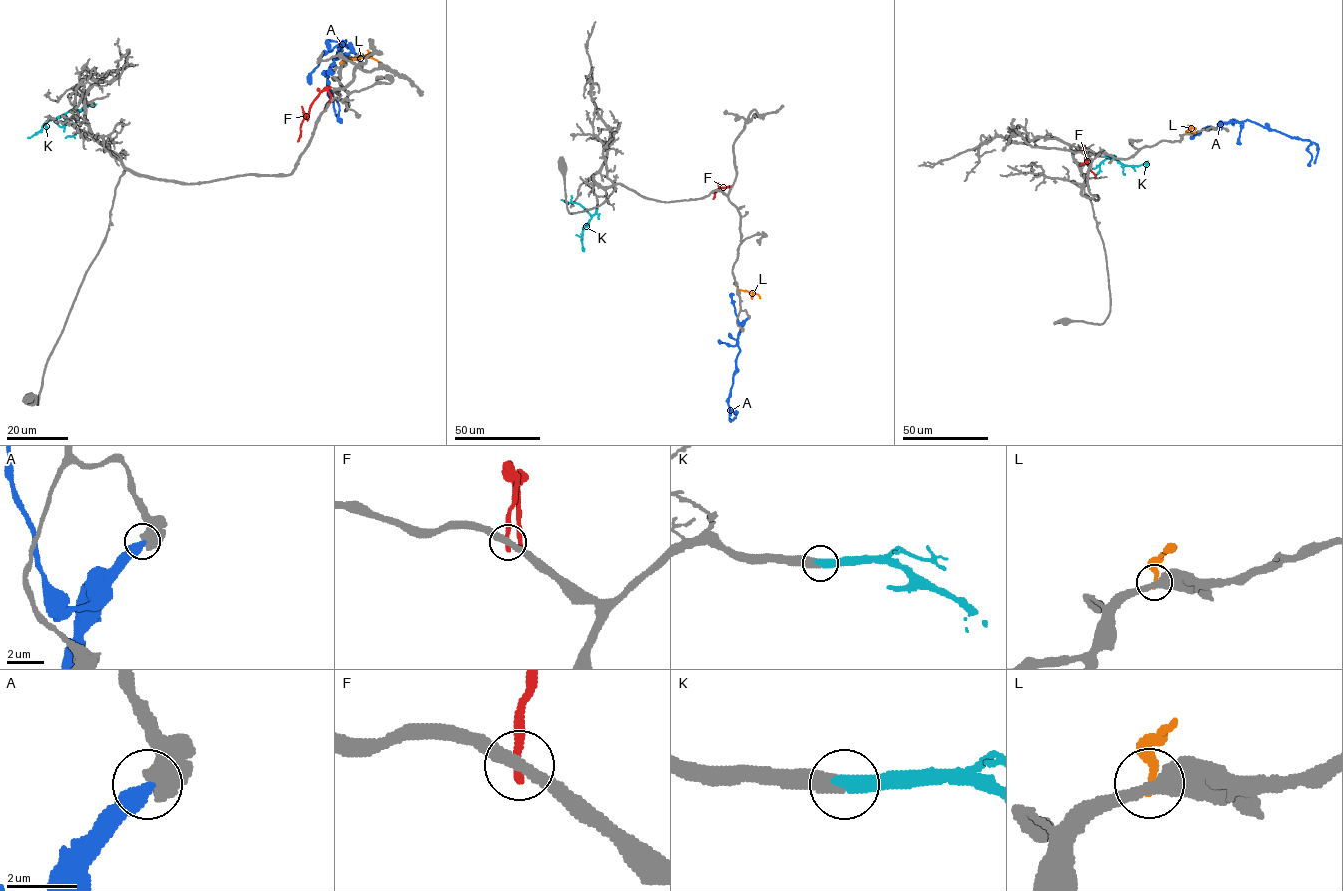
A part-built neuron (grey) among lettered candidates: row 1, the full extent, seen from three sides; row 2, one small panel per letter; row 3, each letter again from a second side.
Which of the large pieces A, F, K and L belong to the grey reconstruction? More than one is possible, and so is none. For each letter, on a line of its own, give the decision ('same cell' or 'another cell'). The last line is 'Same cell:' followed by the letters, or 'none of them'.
A: another cell
F: another cell
K: same cell
L: another cell
Same cell: K

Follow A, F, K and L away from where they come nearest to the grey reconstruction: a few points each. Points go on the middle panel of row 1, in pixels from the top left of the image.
A: (748, 318), (738, 336), (740, 352), (728, 402), (729, 414), (732, 411), (736, 415), (737, 411)
F: (731, 186), (719, 188), (713, 199)
K: (597, 207), (583, 229), (584, 248)
L: (737, 289), (757, 294), (760, 298)

